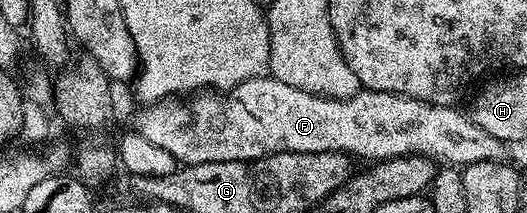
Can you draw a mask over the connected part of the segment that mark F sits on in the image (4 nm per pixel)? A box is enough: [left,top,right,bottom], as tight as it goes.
[134,74,509,166]

